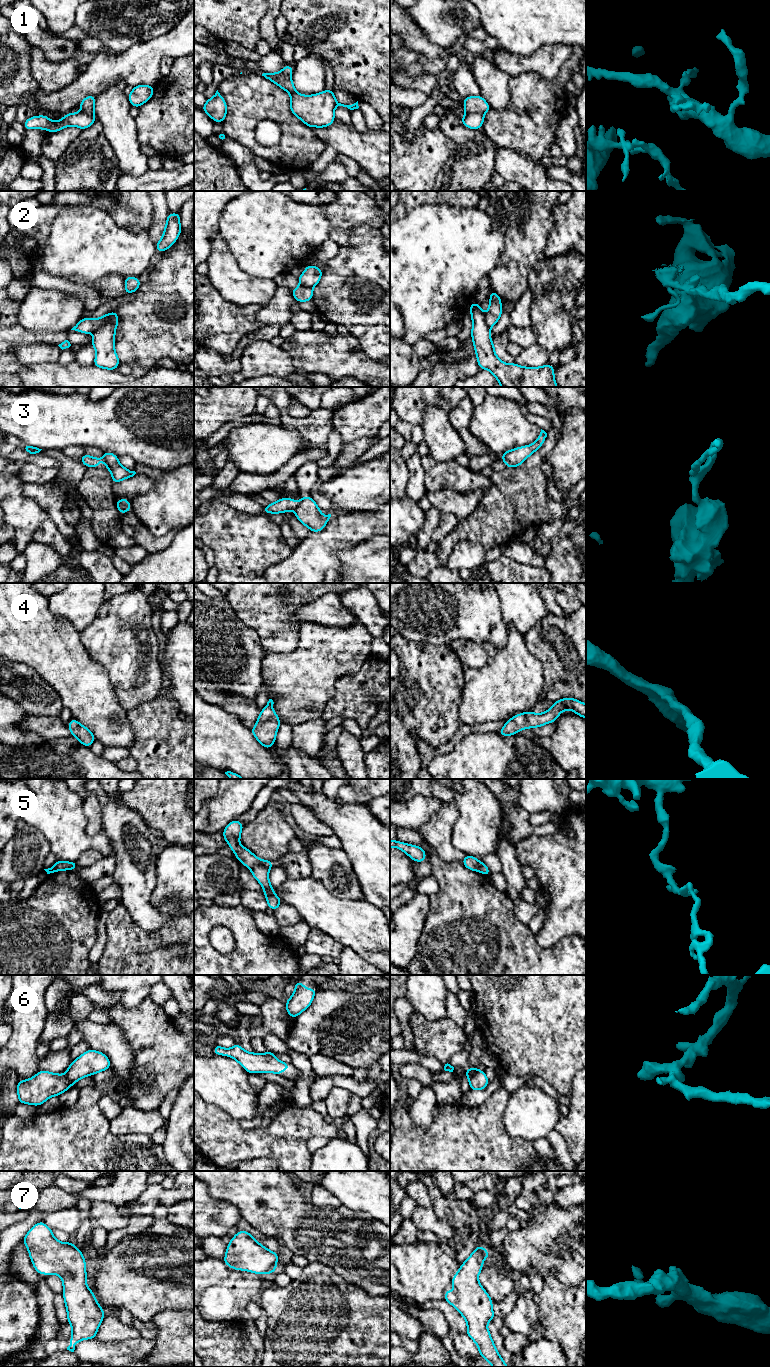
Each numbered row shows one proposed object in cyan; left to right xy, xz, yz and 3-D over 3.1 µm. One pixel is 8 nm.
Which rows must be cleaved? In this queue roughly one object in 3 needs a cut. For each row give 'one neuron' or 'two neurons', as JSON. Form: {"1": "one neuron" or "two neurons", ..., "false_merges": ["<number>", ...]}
{"1": "two neurons", "2": "two neurons", "3": "two neurons", "4": "one neuron", "5": "two neurons", "6": "two neurons", "7": "one neuron", "false_merges": ["1", "2", "3", "5", "6"]}

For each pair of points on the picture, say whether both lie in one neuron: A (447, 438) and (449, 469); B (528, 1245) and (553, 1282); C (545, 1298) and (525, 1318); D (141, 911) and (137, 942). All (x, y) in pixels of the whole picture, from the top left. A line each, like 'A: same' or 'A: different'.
A: different
B: different
C: different
D: different

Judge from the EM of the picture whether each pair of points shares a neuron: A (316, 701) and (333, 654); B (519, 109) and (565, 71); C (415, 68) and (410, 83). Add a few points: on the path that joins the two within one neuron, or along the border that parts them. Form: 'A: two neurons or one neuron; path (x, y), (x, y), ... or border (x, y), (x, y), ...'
A: one neuron; path (316, 689), (316, 671), (321, 666)
B: one neuron; path (531, 108), (557, 83)
C: two neurons; border (400, 69), (414, 77), (419, 77), (424, 73)

